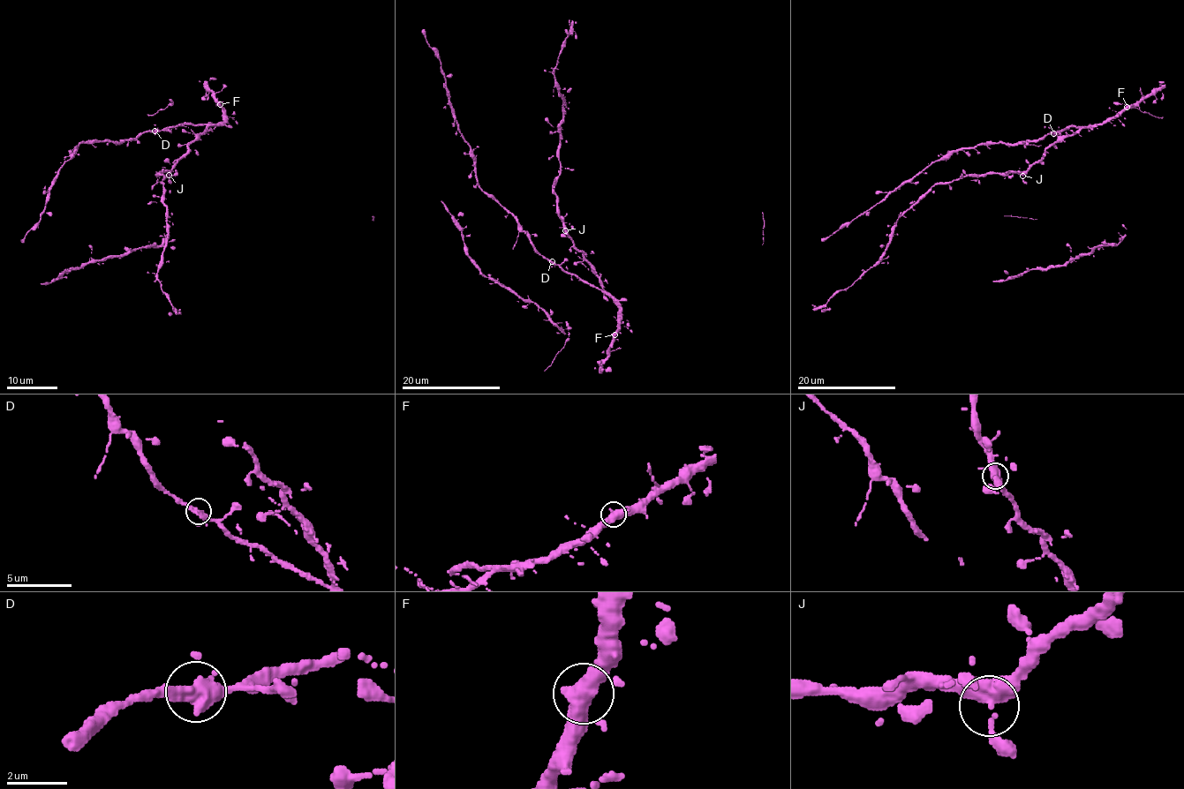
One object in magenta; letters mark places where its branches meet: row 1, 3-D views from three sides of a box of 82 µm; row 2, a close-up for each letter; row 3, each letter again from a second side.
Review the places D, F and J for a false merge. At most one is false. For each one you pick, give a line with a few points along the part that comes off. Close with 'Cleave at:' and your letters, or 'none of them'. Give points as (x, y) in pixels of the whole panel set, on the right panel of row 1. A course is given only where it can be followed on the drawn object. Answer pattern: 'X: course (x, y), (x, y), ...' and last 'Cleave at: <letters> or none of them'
Cleave at: none of them

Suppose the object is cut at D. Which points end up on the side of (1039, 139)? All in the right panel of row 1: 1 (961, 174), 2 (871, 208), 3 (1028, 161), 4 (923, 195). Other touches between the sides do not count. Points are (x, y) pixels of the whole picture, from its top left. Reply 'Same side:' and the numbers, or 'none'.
Same side: 2

